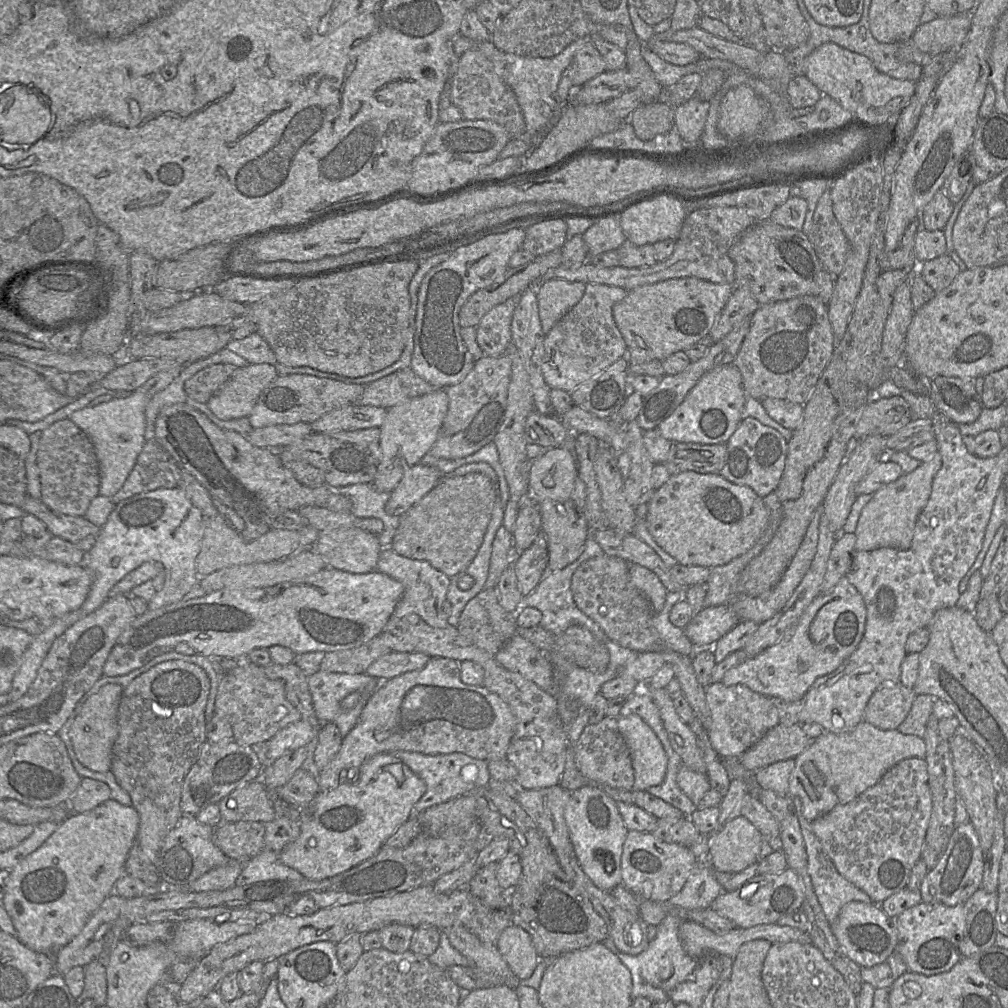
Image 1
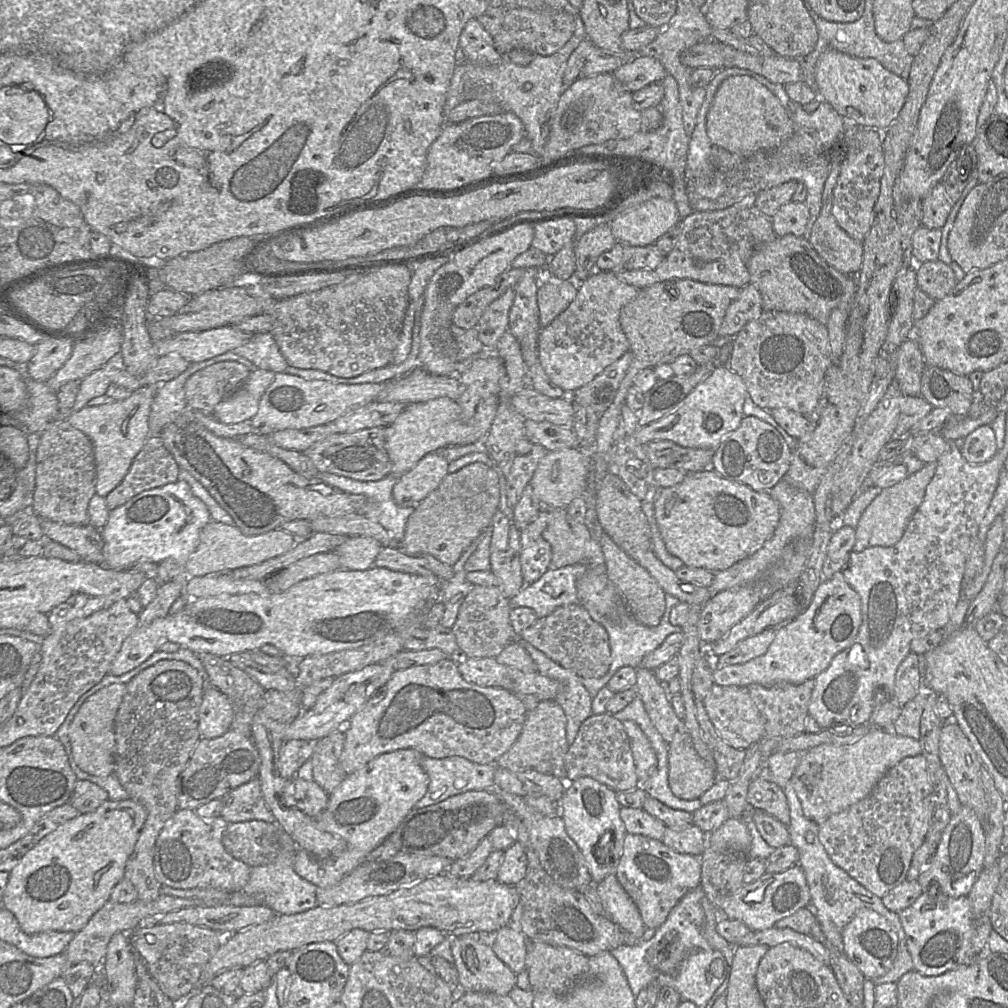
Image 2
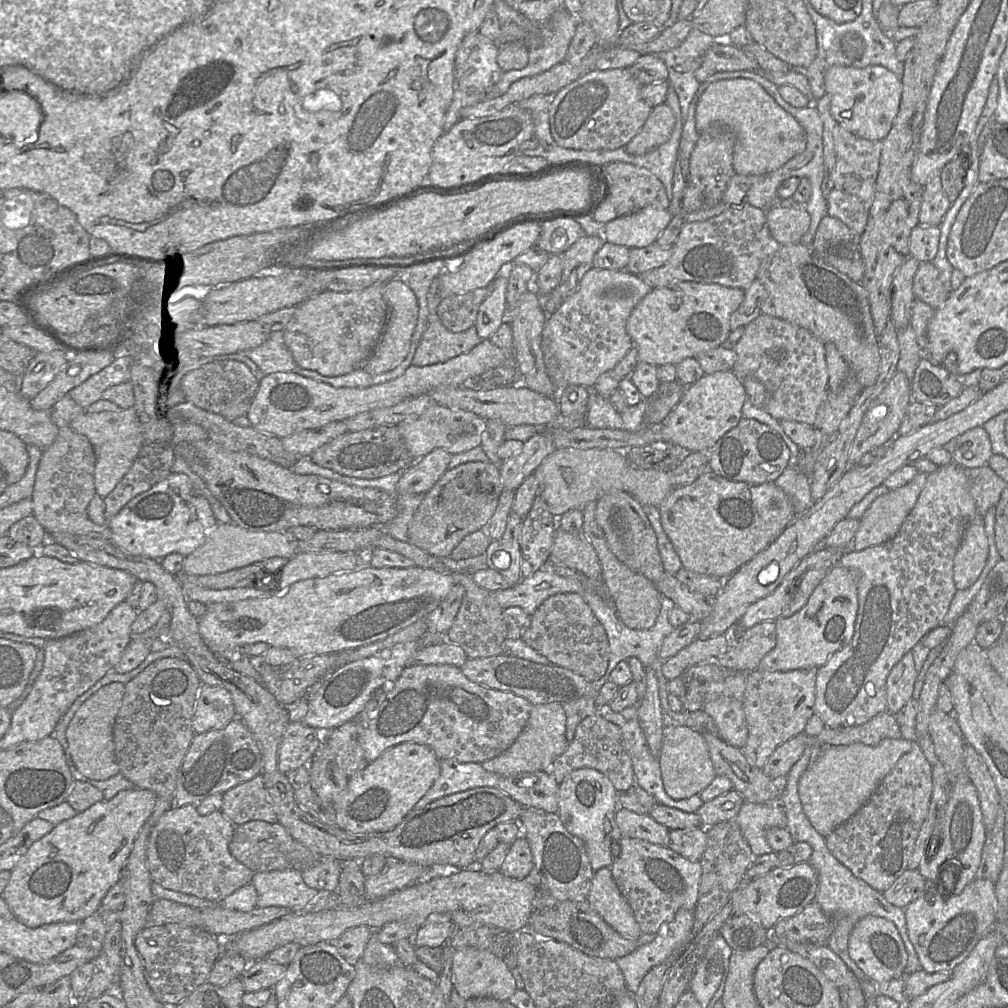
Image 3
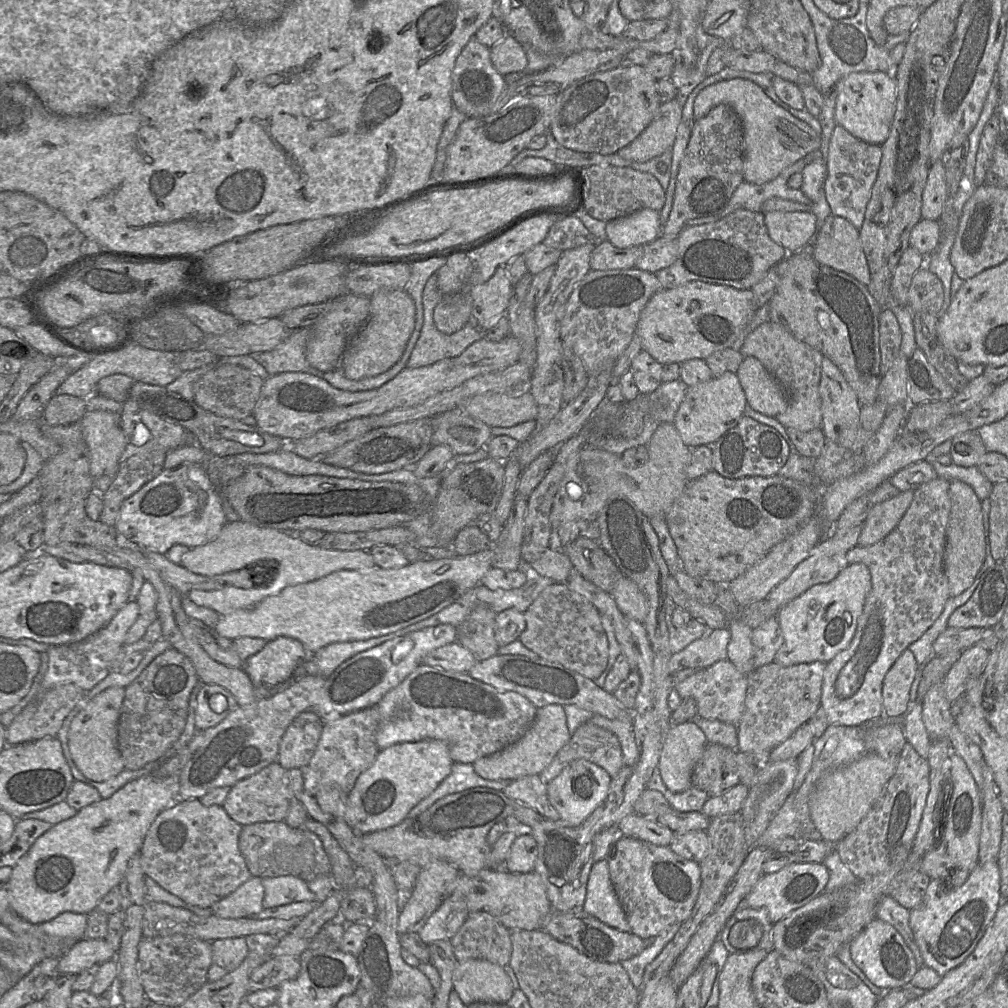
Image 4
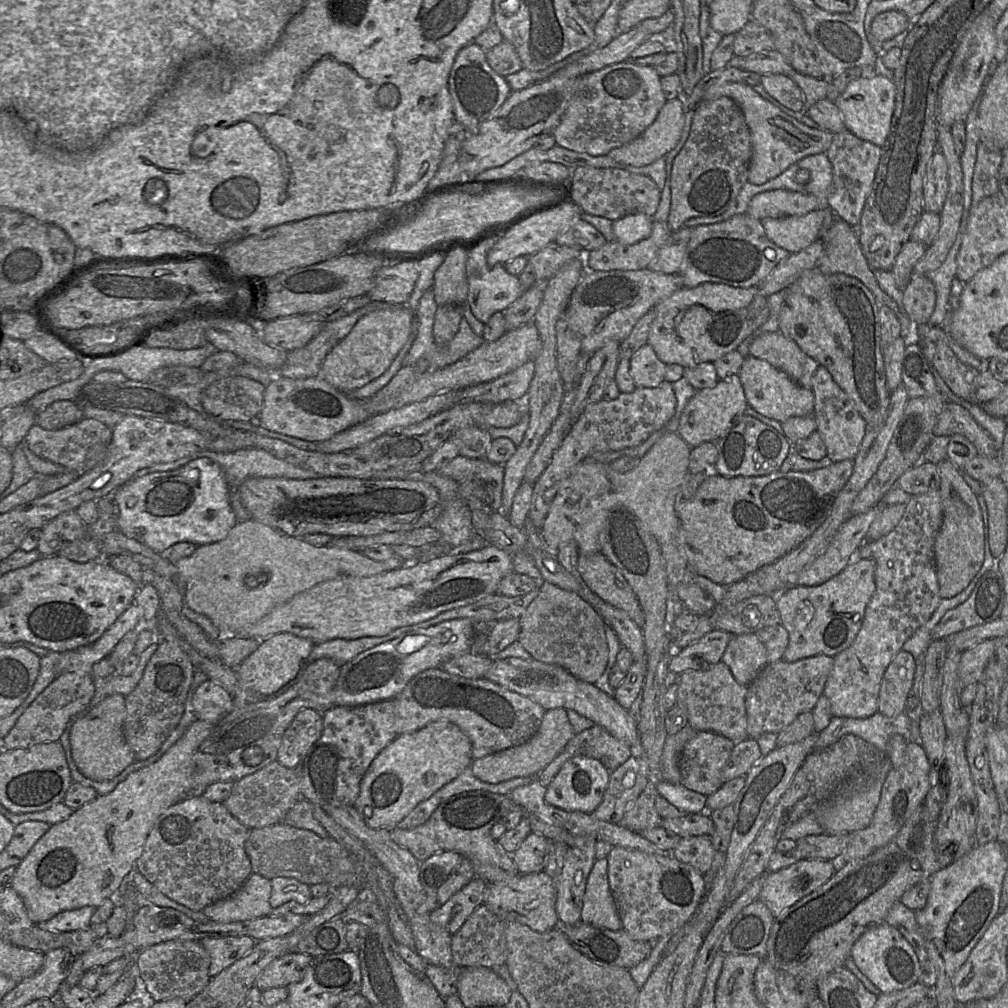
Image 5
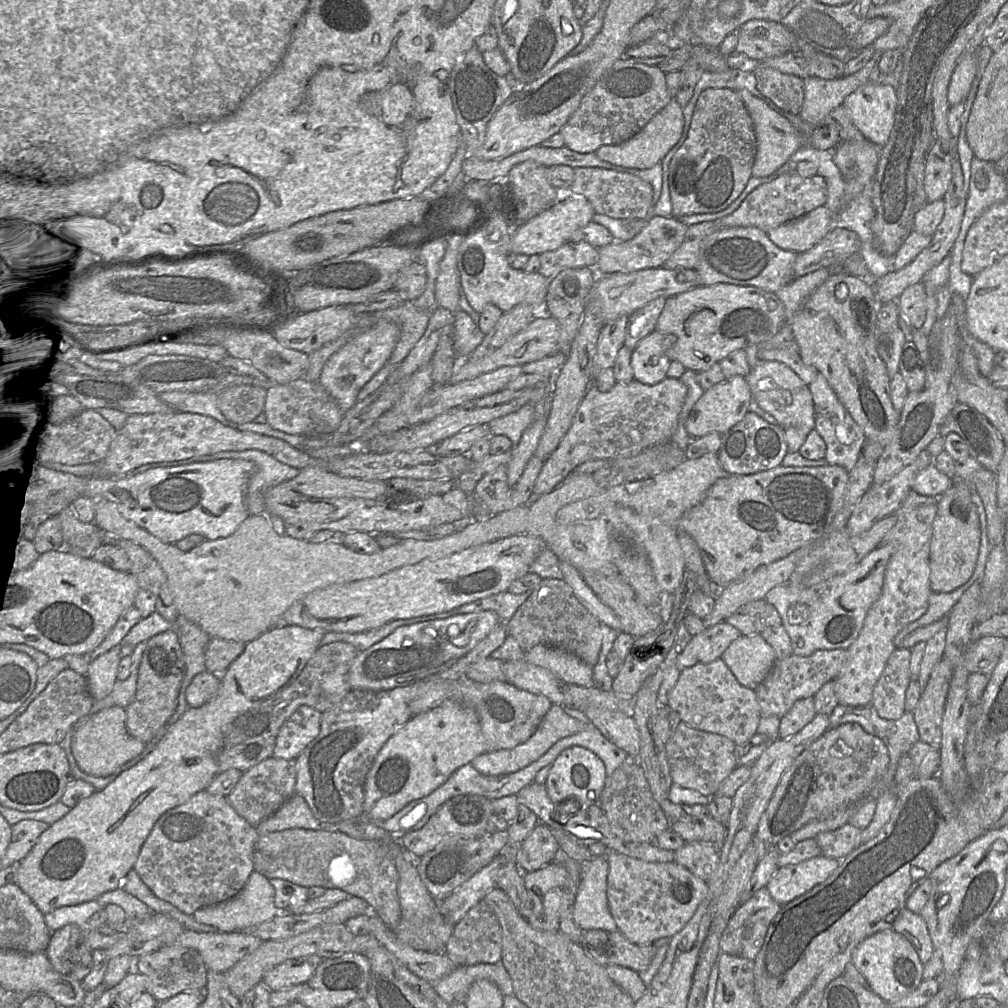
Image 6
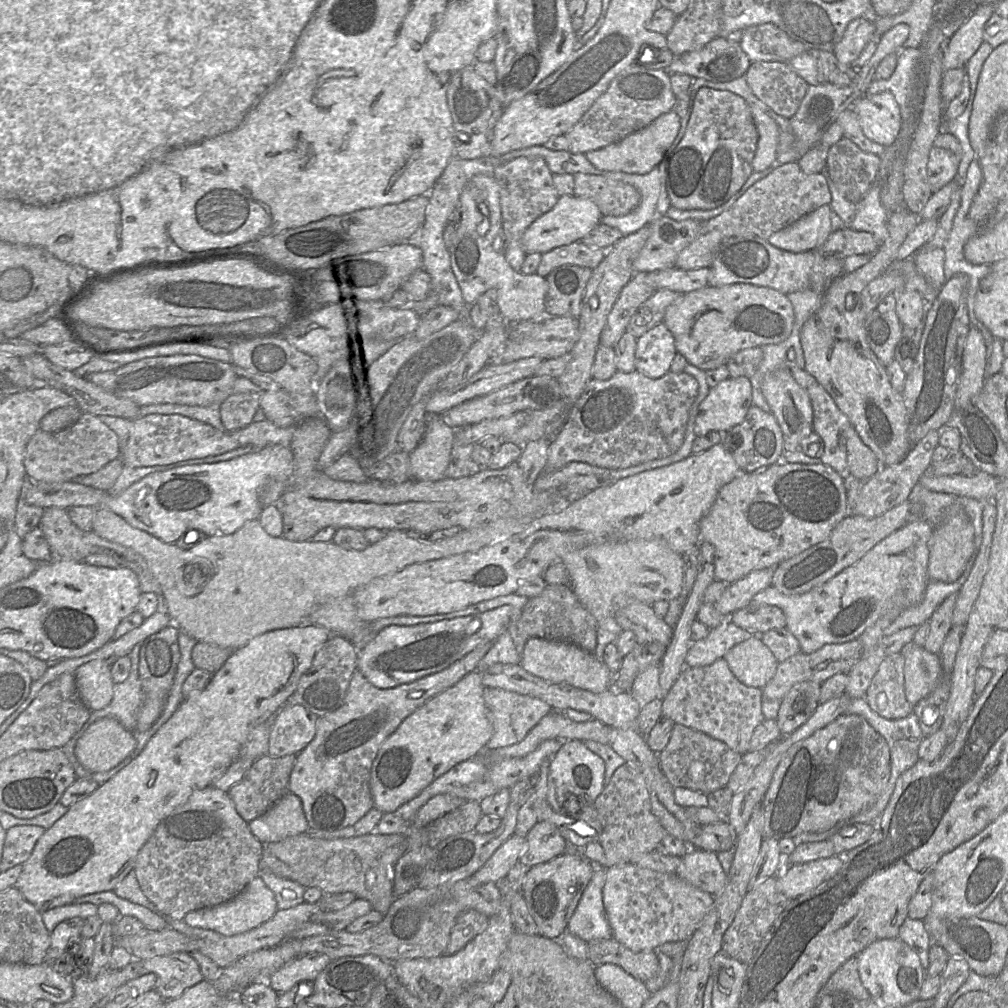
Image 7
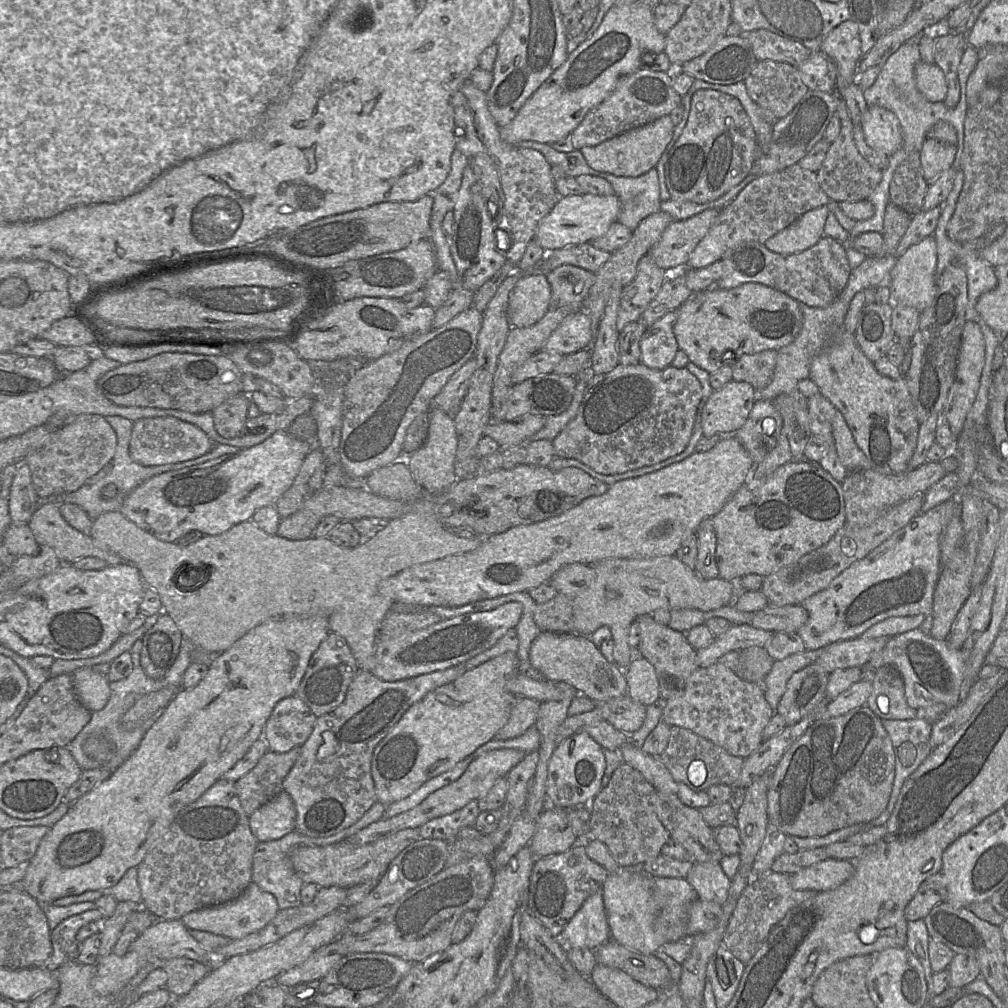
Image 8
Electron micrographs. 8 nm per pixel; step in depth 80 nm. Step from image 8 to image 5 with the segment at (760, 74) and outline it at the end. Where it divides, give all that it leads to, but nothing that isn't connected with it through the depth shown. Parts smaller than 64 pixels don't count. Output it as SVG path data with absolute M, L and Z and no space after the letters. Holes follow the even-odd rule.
M761 75L761 84L769 95L787 108L805 111L804 96L799 86L788 75Z

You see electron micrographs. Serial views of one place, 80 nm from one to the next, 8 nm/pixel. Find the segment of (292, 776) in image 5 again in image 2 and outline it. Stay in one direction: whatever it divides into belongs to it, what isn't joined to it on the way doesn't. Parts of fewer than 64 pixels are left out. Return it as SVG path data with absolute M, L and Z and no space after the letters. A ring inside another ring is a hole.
M258 777L229 791L220 800L220 816L228 824L250 820L277 822L264 800Z

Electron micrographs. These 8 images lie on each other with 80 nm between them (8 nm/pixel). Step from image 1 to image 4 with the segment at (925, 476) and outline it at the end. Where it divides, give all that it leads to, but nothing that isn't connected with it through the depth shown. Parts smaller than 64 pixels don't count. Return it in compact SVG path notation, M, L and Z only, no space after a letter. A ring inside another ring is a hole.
M914 490L901 491L884 502L873 505L858 538L858 546L870 546L884 539L899 523L909 508Z

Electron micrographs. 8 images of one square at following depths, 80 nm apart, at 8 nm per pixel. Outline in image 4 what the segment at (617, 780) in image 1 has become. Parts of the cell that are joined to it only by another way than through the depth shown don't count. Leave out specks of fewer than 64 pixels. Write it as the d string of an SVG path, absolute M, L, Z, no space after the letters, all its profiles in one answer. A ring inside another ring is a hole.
M592 722L581 725L570 741L540 774L540 780L549 785L573 761L586 760L604 769L614 778L625 767L617 736Z

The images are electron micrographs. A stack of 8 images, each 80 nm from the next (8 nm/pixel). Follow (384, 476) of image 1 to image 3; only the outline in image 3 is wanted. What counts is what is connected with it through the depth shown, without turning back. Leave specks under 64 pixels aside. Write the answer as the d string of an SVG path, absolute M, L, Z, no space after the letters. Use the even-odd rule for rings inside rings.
M436 404L421 415L396 426L406 449L414 461L417 461L437 448L445 449L453 455L480 446L487 421L472 412Z

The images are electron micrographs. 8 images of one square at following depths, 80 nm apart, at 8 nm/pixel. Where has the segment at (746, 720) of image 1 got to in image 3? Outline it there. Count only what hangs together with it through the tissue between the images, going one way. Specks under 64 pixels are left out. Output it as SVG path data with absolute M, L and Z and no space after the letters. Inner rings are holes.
M728 696L709 700L703 707L713 720L718 736L727 744L741 748L748 739L748 727L743 701Z

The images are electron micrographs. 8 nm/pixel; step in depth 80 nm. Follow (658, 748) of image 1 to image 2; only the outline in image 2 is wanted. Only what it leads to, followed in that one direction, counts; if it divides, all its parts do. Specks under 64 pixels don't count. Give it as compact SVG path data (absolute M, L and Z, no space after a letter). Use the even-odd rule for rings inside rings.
M624 721L621 723L629 739L640 787L640 781L645 781L655 773L657 756L647 736L635 722Z

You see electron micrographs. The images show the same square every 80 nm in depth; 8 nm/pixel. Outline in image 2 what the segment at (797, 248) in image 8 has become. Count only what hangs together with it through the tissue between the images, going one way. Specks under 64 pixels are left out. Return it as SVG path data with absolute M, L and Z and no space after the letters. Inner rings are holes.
M789 201L783 204L770 220L777 237L787 234L801 237L809 220L809 210L805 202Z

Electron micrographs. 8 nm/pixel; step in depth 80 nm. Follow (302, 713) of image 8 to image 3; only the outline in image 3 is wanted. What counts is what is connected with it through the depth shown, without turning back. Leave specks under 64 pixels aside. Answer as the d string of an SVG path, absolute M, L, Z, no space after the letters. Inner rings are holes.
M302 720L291 721L279 748L280 771L288 775L307 766L322 742L322 732L306 725Z

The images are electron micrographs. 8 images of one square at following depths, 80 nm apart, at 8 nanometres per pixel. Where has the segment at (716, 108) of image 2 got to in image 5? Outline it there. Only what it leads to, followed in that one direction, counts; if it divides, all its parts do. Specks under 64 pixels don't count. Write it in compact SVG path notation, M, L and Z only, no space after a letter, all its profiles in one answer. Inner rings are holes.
M743 83L714 84L706 90L702 100L710 101L723 96L731 98L740 107L750 130L752 157L747 181L752 184L766 183L806 156L826 153L833 141L832 132L803 124L765 100L751 86Z

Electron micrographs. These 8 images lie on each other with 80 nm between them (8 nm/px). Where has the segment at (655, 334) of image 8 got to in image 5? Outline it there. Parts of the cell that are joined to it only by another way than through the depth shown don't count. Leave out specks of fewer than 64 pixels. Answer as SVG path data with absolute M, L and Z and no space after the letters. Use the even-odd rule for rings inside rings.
M650 344L643 345L630 359L630 372L636 387L653 388L659 386L664 381L666 365L657 357Z

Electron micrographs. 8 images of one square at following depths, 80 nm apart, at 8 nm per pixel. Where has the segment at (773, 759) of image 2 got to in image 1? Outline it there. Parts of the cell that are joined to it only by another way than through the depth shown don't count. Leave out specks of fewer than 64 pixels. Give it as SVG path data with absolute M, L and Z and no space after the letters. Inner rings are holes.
M795 759L778 761L753 772L753 778L760 789L772 790L780 796L790 796L789 779L794 767Z

